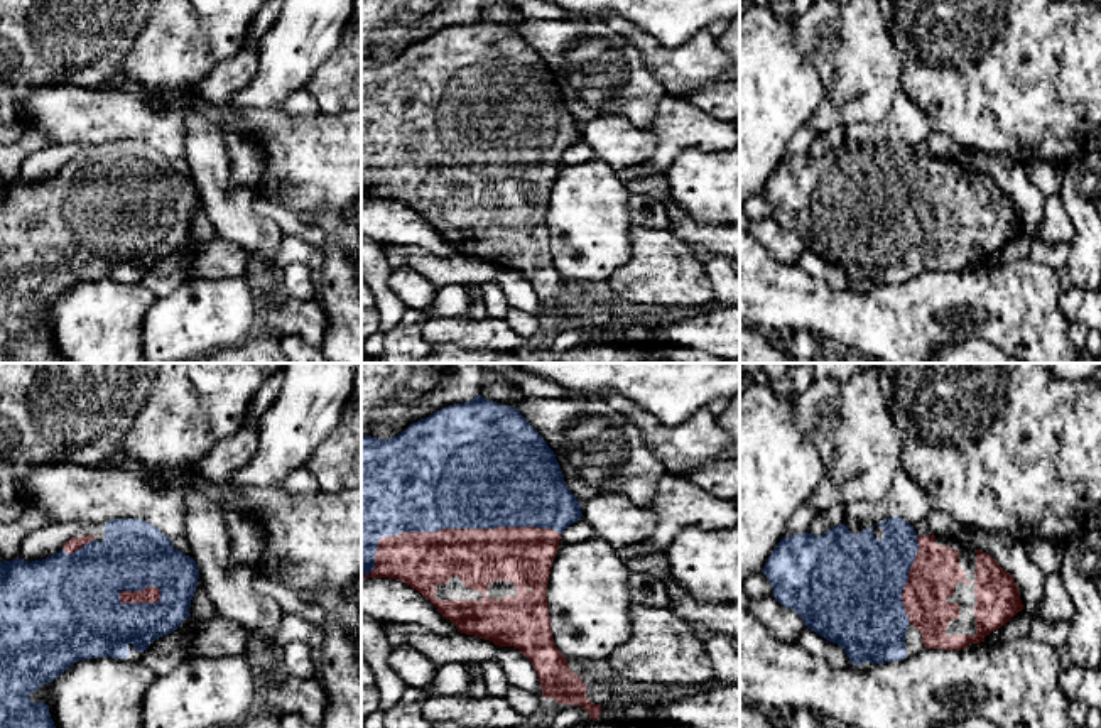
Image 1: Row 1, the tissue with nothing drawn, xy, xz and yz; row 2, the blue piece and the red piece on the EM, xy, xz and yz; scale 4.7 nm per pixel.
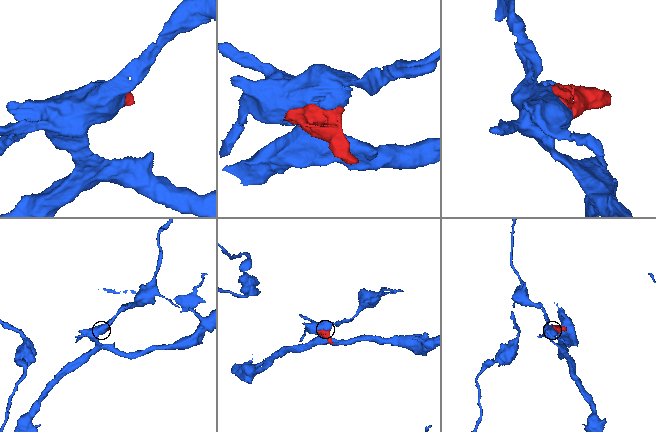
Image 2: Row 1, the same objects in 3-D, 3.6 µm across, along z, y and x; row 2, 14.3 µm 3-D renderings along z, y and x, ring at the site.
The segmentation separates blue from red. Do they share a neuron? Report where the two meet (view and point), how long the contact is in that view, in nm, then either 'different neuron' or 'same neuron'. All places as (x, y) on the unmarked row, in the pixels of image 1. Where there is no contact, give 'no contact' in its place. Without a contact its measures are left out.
contact xz (450, 149); length 950 nm; same neuron

